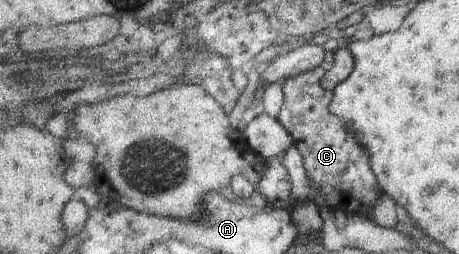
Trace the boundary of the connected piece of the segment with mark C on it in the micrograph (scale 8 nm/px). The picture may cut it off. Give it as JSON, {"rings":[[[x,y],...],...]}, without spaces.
{"rings":[[[319,66],[284,80],[285,103],[278,120],[289,131],[303,156],[311,187],[325,197],[331,211],[369,217],[384,192],[358,137],[347,129],[346,121],[331,113],[330,105],[335,92],[323,89],[322,79],[326,76],[326,70],[326,66]]]}

